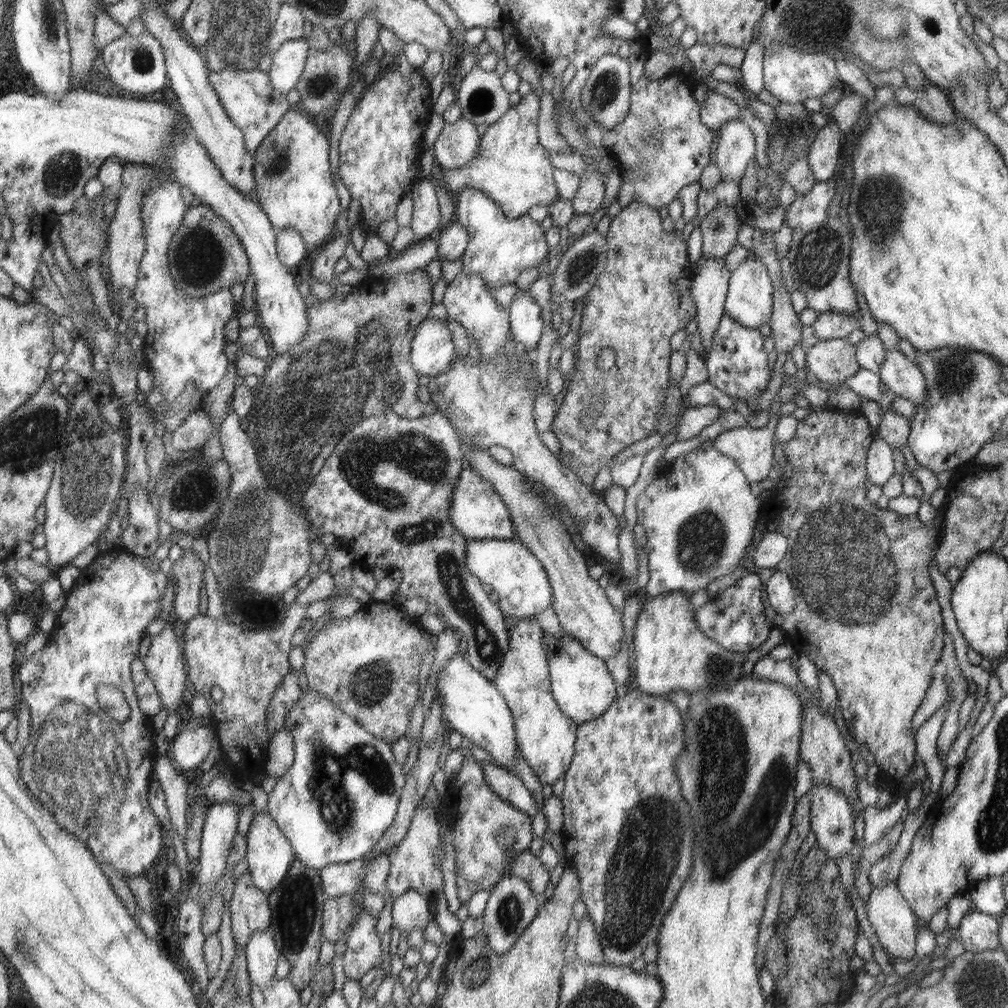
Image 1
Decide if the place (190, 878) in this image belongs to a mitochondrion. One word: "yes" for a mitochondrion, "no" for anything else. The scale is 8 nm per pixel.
no

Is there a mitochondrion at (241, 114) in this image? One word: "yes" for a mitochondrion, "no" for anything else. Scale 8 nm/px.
no

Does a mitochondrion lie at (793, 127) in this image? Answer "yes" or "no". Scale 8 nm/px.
yes

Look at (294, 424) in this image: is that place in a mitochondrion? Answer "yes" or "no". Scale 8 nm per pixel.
yes

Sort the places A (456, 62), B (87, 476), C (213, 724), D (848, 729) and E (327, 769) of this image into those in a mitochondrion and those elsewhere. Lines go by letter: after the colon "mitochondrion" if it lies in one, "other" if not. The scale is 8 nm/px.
A: other
B: mitochondrion
C: other
D: other
E: mitochondrion

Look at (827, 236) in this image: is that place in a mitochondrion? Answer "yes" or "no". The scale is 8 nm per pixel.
yes

